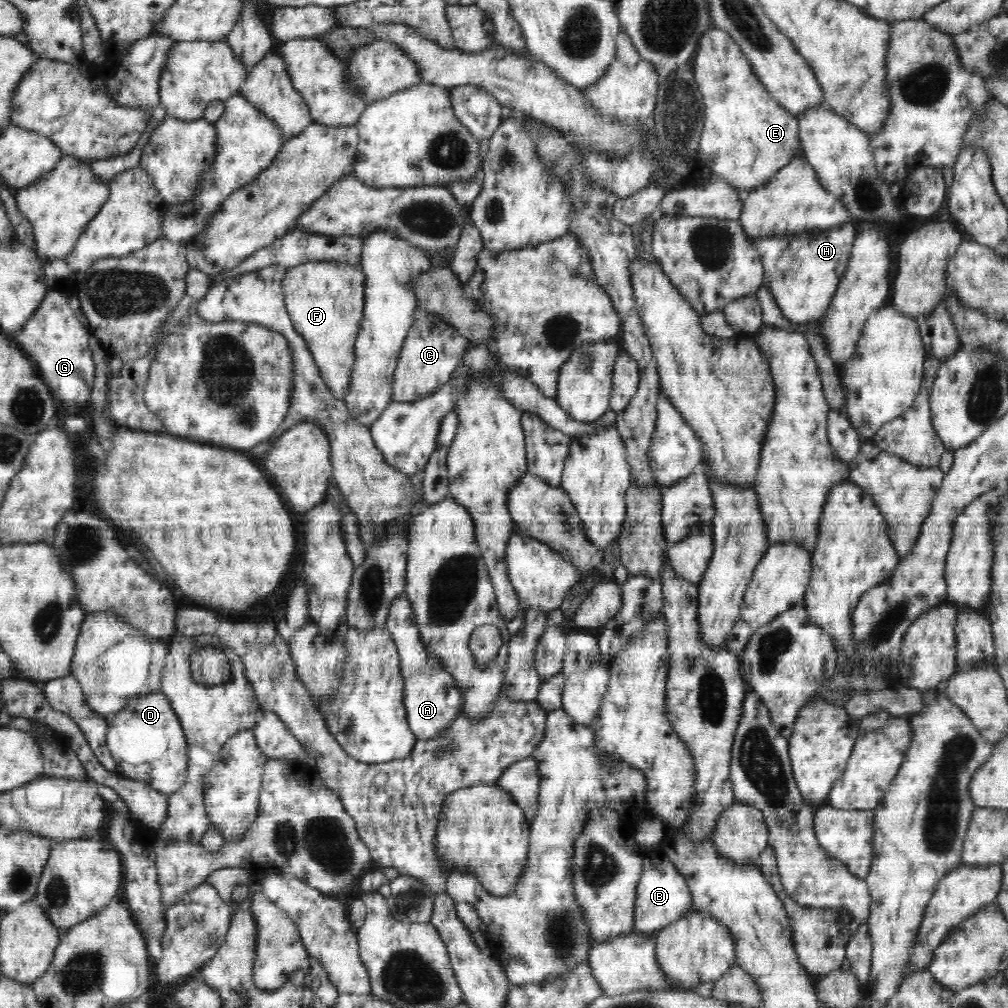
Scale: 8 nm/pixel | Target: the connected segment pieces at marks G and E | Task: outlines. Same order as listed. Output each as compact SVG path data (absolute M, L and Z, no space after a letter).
M48 291L36 312L12 338L39 370L39 377L54 396L72 404L86 404L91 398L95 379L95 365L88 347L90 332L82 324L72 307L68 295Z
M708 29L699 40L691 63L694 80L704 101L704 124L699 140L699 157L714 178L724 179L728 184L749 192L766 184L784 165L802 155L798 118L788 112L754 75L748 57L742 53L732 36L722 29Z

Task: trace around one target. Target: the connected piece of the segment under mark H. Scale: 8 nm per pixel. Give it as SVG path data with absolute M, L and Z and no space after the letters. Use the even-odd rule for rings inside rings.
M848 223L796 235L750 238L763 262L763 286L772 293L785 318L800 324L820 319L826 314L840 279L846 272L855 238L856 226ZM780 258L784 264L782 268L778 268Z

